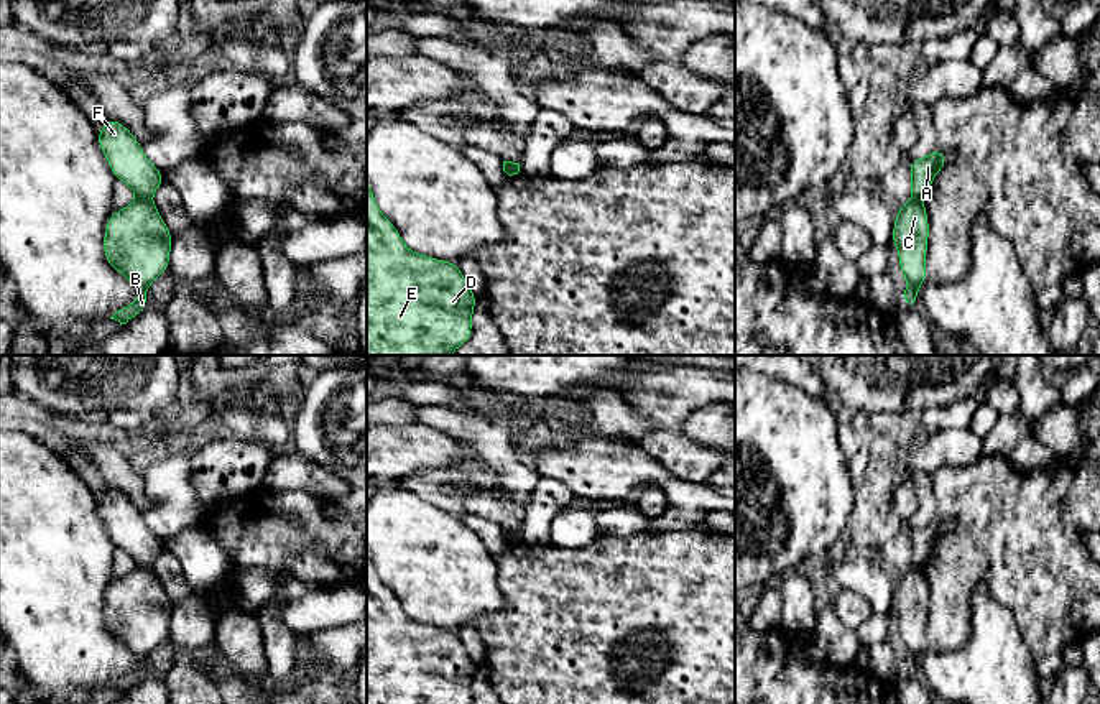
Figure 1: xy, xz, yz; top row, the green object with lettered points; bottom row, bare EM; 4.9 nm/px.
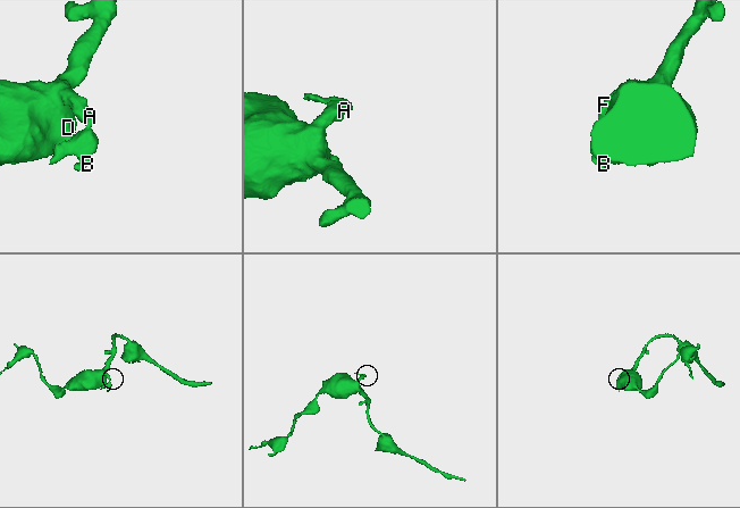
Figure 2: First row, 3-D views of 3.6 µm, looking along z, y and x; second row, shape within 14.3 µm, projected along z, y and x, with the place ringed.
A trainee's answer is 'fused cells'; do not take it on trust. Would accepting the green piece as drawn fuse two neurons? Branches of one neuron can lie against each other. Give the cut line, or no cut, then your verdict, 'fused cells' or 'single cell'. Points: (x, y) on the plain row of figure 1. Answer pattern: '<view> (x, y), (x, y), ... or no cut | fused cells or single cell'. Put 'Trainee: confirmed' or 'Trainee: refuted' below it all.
xy (138, 565), (150, 568) | fused cells
Trainee: confirmed

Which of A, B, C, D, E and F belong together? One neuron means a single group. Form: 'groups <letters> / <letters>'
groups A D E F / B C

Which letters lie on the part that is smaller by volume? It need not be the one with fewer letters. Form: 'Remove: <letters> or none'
Remove: B, C

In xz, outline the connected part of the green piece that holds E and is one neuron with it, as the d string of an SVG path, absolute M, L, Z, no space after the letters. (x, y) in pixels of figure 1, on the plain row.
M367 549L367 704L472 704L477 665L457 632L411 620L396 595L381 582Z

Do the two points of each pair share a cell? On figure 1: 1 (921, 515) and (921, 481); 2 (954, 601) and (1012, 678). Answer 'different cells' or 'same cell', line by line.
1: same cell
2: different cells

